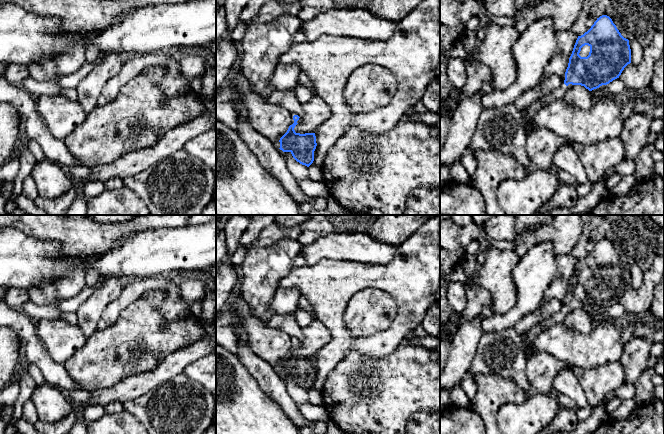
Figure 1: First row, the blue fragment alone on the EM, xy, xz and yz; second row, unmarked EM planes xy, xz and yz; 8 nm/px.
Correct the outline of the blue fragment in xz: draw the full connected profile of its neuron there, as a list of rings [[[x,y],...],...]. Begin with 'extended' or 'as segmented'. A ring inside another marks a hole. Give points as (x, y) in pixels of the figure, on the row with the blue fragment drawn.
extended; [[[291,113],[291,125],[287,132],[280,138],[280,150],[290,152],[293,158],[302,165],[309,167],[314,161],[316,149],[315,133],[296,133],[294,128],[300,122],[300,117]]]

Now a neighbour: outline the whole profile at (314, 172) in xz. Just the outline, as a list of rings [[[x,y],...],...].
[[[310,165],[308,167],[308,177],[311,179],[321,179],[322,177],[321,167],[316,165]]]

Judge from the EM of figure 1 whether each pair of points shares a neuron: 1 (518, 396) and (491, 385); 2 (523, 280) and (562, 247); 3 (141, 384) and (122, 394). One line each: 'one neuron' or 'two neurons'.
1: one neuron
2: two neurons
3: one neuron

